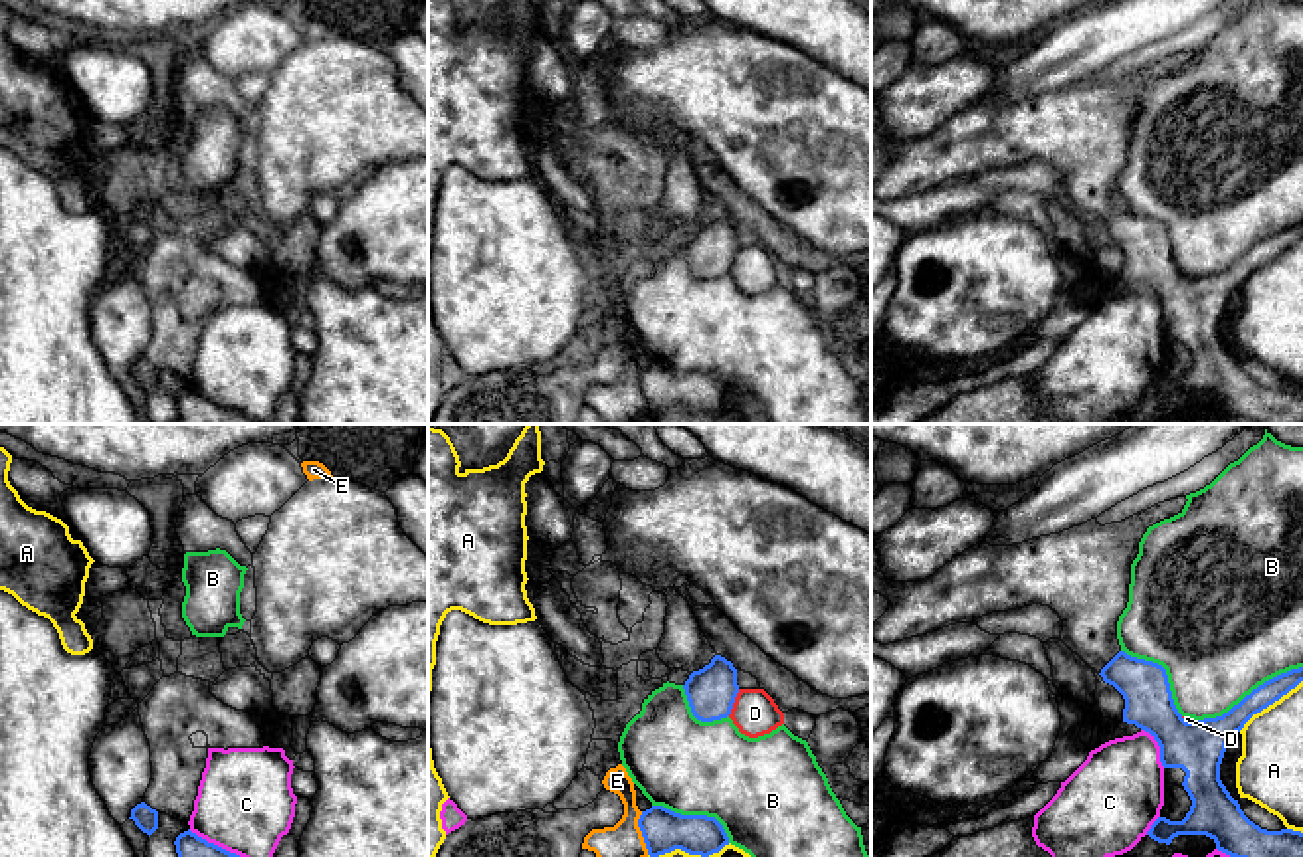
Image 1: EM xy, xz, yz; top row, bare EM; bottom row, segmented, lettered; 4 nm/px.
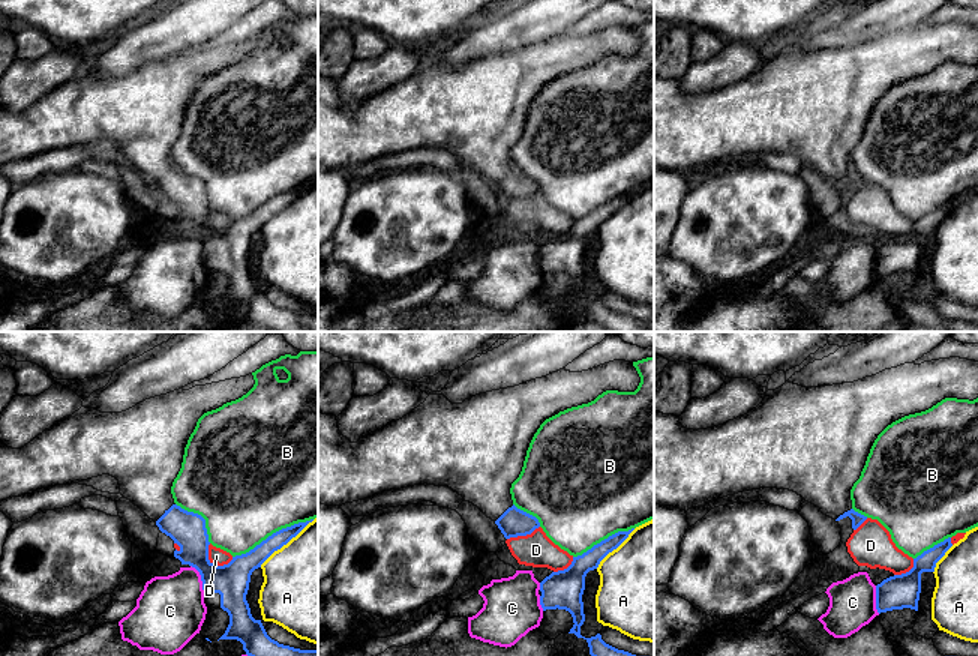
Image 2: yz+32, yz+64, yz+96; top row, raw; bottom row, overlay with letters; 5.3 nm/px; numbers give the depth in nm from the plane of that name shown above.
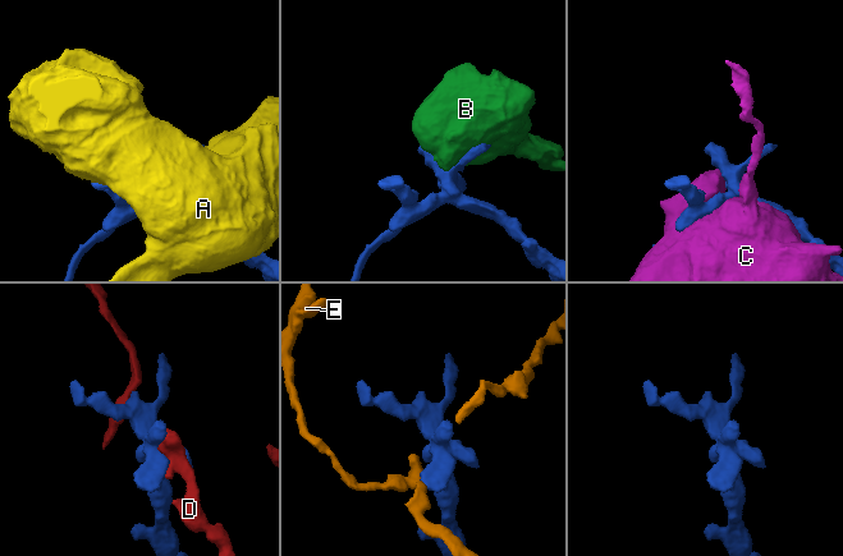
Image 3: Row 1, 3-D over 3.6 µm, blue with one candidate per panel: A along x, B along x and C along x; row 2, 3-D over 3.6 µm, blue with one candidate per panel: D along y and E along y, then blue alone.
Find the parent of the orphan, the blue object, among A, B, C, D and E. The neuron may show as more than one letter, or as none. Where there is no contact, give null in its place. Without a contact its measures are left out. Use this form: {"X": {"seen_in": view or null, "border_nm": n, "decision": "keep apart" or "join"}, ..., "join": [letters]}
{"A": {"seen_in": "yz", "border_nm": 340, "decision": "keep apart"}, "B": {"seen_in": "yz", "border_nm": 500, "decision": "keep apart"}, "C": {"seen_in": "yz", "border_nm": 190, "decision": "keep apart"}, "D": {"seen_in": "xz", "border_nm": 120, "decision": "keep apart"}, "E": {"seen_in": "xz", "border_nm": 180, "decision": "keep apart"}, "join": []}

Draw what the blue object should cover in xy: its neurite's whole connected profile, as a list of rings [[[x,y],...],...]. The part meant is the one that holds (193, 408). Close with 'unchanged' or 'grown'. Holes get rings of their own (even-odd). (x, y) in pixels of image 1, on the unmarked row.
[[[190,386],[180,390],[174,402],[178,410],[178,424],[257,424],[236,410],[208,400]]]; unchanged

